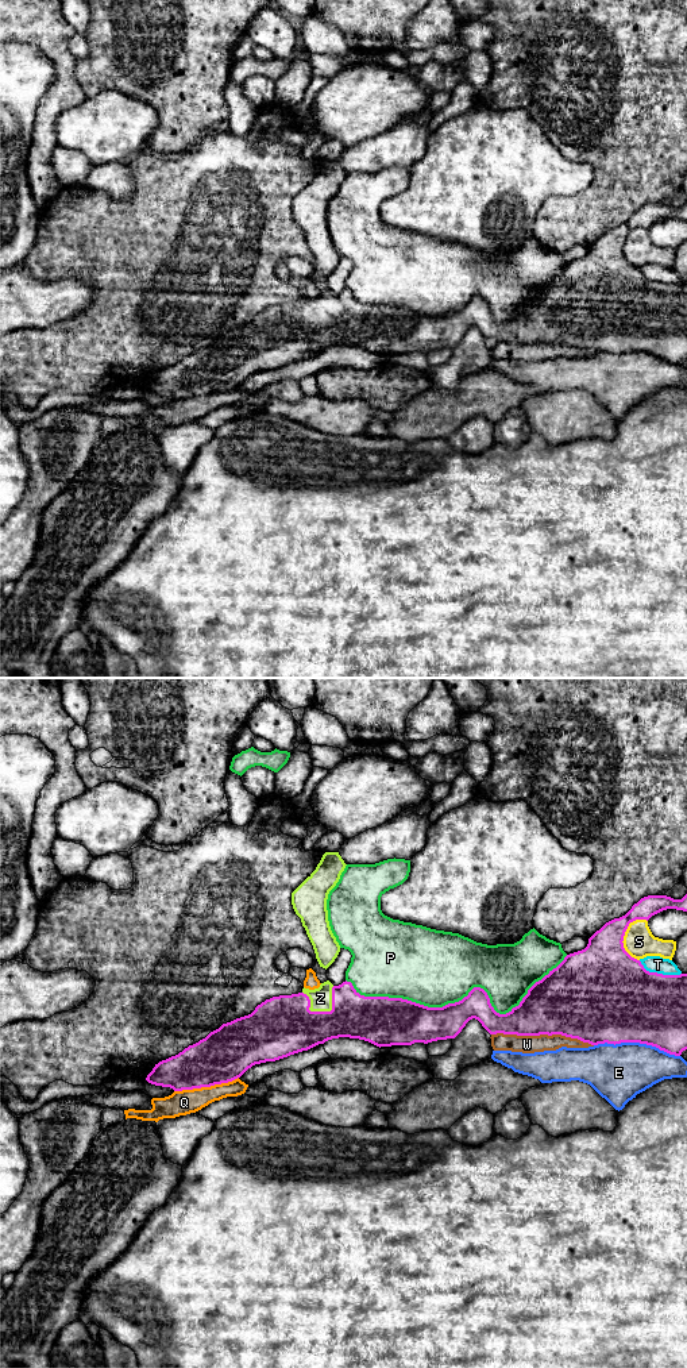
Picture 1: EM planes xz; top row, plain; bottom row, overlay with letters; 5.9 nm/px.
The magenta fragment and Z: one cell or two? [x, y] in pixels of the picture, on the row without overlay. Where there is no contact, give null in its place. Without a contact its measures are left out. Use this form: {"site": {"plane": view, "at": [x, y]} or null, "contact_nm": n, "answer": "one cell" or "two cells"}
{"site": {"plane": "xz", "at": [312, 320]}, "contact_nm": 220, "answer": "one cell"}

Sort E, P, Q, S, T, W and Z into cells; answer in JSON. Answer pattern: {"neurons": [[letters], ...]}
{"neurons": [["E"], ["P"], ["Q"], ["S"], ["T"], ["W"], ["Z"]]}

